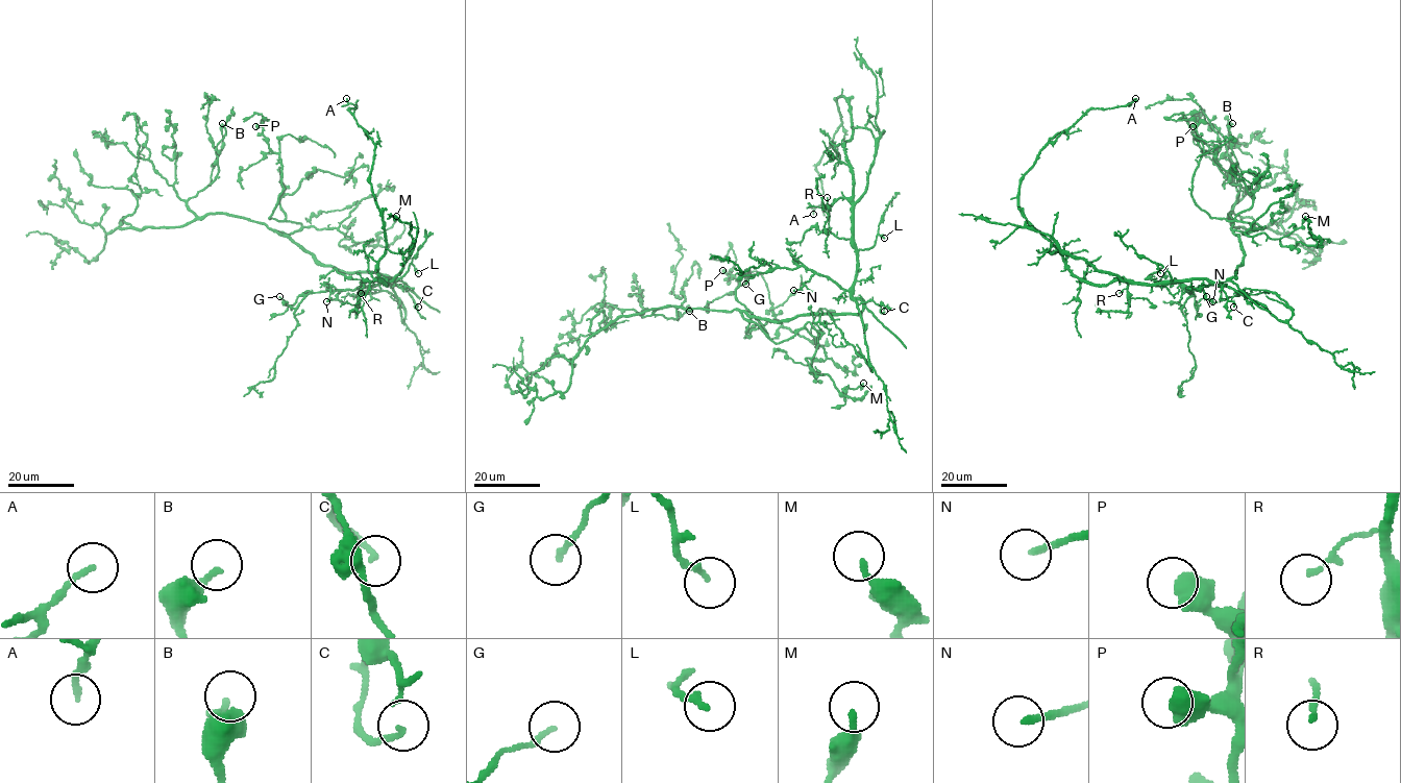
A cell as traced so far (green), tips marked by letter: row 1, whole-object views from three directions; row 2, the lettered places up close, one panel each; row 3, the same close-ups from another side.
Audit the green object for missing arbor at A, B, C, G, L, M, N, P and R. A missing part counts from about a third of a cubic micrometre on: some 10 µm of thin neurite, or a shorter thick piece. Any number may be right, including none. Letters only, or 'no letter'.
L

